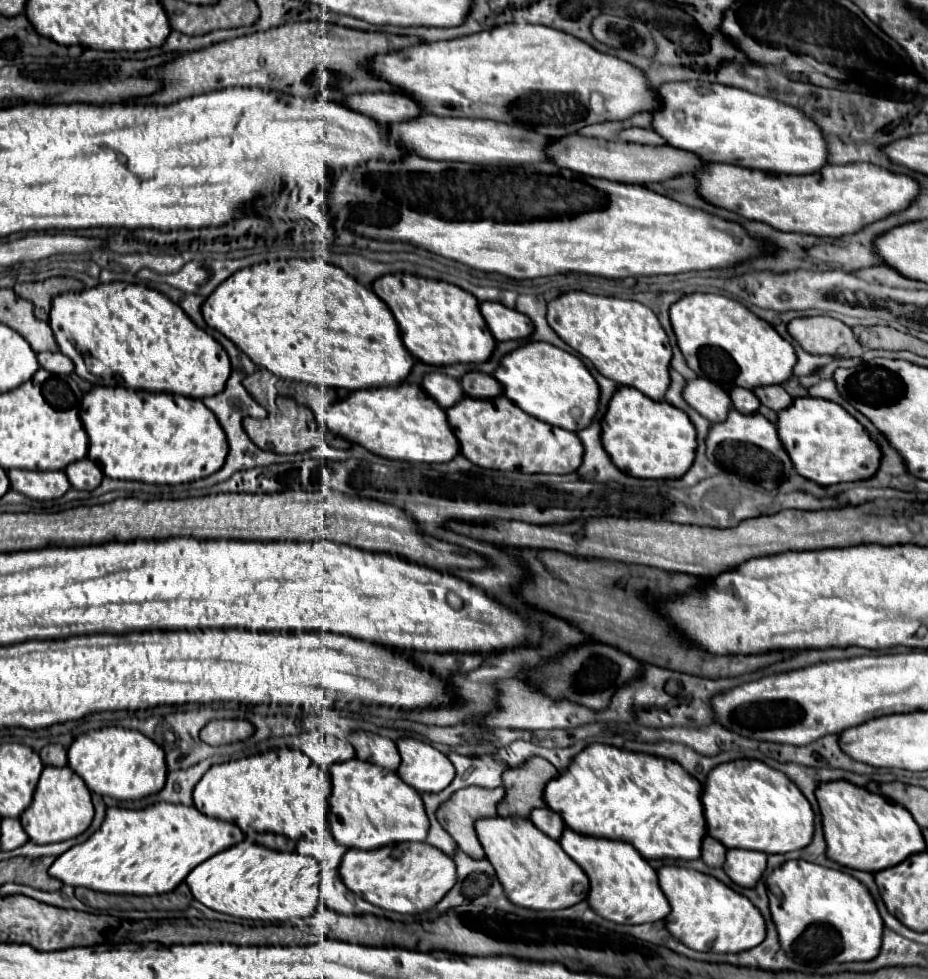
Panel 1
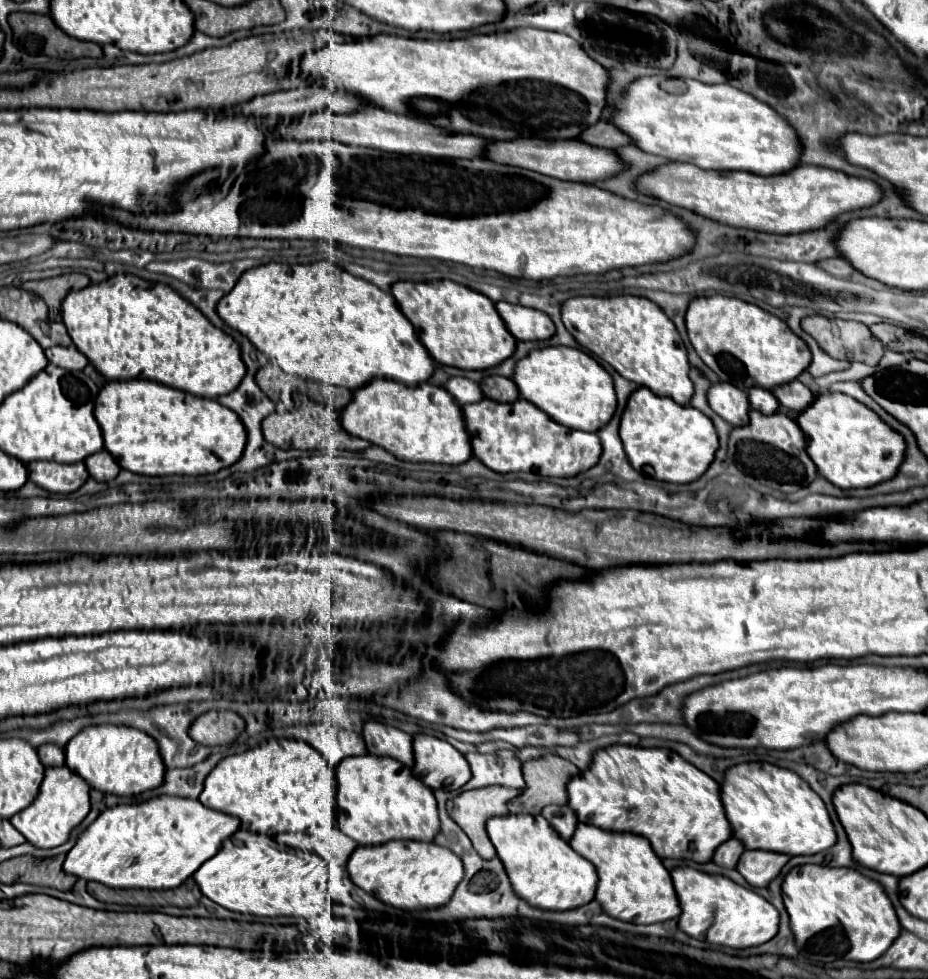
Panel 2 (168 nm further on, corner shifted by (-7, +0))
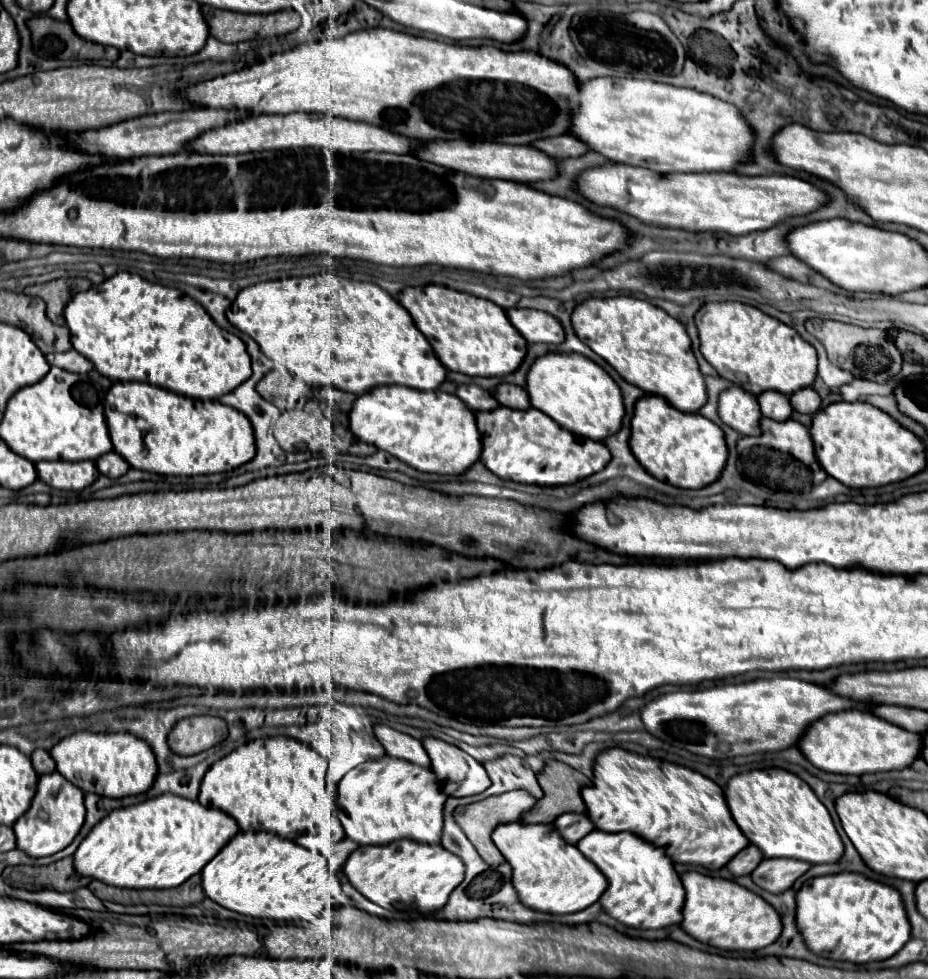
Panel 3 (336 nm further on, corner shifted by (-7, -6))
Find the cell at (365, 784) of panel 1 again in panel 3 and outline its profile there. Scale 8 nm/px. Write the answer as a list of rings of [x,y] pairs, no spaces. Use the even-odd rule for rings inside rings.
[[[383,756],[355,766],[341,778],[337,792],[337,818],[345,836],[361,846],[389,844],[401,838],[437,844],[442,835],[445,800],[447,796],[441,792],[431,770]]]

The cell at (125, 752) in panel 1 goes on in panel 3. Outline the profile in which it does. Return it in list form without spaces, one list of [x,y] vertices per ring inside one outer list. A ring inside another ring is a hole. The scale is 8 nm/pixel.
[[[77,732],[61,740],[51,756],[57,764],[57,772],[83,792],[93,792],[107,798],[123,798],[147,792],[157,776],[157,760],[145,740],[119,732],[119,734],[95,734]]]

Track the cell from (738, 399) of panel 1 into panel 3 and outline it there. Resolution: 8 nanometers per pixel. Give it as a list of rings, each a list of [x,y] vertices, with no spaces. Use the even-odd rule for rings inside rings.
[[[767,390],[767,392],[759,394],[757,400],[759,400],[759,406],[761,406],[761,414],[771,418],[771,420],[777,420],[777,422],[787,420],[791,416],[791,412],[793,412],[787,396],[781,394],[781,392]]]

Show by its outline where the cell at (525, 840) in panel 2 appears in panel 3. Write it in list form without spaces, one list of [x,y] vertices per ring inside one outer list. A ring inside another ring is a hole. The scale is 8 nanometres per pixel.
[[[501,824],[493,832],[493,842],[513,868],[513,886],[519,900],[539,912],[573,914],[591,906],[607,888],[605,876],[575,846],[567,844],[551,824]]]

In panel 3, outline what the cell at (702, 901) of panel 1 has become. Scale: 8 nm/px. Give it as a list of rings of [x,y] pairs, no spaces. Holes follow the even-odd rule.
[[[685,872],[681,882],[685,888],[681,928],[695,940],[721,950],[759,950],[773,944],[781,934],[781,918],[775,908],[737,882],[711,878],[699,872]]]

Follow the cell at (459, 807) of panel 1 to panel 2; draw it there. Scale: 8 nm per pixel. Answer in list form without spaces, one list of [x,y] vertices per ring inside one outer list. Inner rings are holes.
[[[487,786],[479,790],[469,790],[447,802],[449,816],[461,826],[461,830],[473,842],[473,848],[481,858],[495,858],[495,848],[485,832],[485,822],[493,816],[509,814],[507,802],[519,796],[519,790],[505,786]]]

